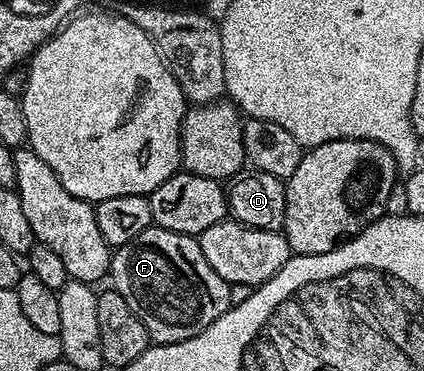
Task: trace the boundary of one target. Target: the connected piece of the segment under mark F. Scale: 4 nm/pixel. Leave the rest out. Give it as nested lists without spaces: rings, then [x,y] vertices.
[[[153,227],[119,246],[112,254],[110,285],[130,303],[130,311],[142,319],[149,338],[158,345],[198,335],[230,307],[228,282],[206,263],[199,240],[178,231]]]

